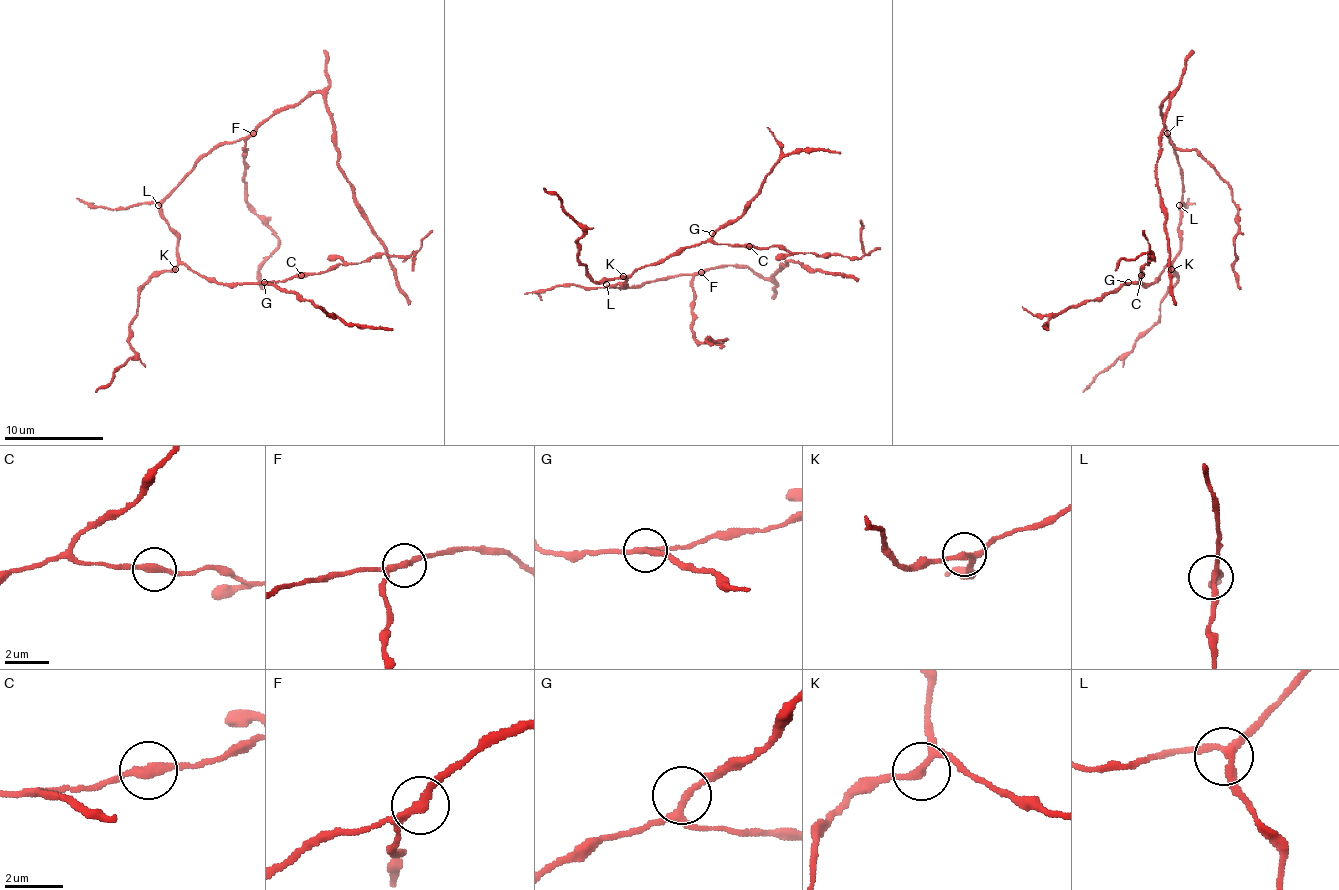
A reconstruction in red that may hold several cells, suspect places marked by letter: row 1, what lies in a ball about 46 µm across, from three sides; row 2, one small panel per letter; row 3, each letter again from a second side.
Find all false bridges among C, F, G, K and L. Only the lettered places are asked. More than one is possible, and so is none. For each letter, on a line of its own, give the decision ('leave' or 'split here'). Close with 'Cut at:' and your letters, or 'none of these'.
C: leave
F: leave
G: leave
K: leave
L: leave
Cut at: none of these

